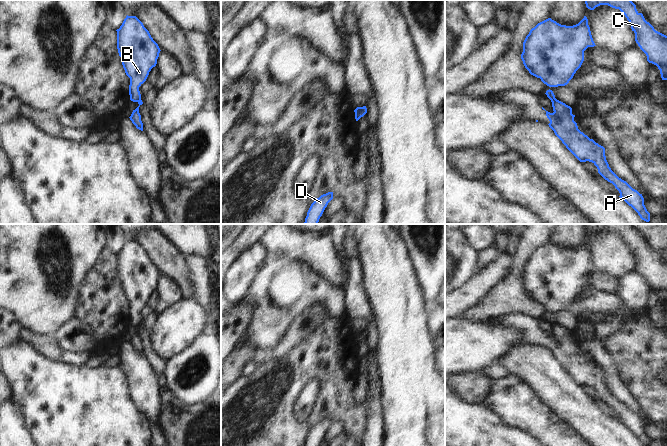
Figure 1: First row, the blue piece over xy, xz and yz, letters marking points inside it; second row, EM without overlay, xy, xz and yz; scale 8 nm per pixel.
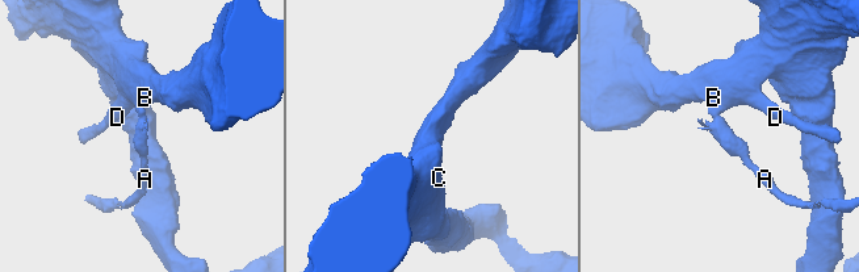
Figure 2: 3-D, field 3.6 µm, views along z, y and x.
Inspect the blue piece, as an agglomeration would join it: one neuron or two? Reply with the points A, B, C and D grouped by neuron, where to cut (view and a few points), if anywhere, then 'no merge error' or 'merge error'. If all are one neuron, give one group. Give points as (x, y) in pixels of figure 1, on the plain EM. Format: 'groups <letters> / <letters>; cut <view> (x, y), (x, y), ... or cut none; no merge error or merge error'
groups A / B C D; cut yz (555, 322), (551, 325); merge error

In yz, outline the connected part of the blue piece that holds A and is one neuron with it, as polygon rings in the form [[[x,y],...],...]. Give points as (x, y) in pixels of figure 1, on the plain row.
[[[557,323],[551,326],[554,336],[546,335],[546,340],[550,345],[548,349],[555,359],[580,386],[592,386],[598,397],[619,415],[619,421],[631,430],[642,444],[649,446],[650,437],[644,429],[642,418],[611,394],[606,384],[605,372],[578,353],[570,330]]]

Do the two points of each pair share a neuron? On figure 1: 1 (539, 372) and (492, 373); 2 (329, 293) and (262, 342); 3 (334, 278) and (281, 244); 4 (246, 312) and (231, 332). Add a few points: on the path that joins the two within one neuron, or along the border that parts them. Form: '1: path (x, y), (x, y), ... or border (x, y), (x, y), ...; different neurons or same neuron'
1: border (498, 361), (510, 373); different neurons
2: path (311, 293), (304, 293), (273, 324); same neuron
3: path (322, 265), (302, 245), (294, 244); same neuron
4: path (241, 317), (240, 322), (235, 327); same neuron

